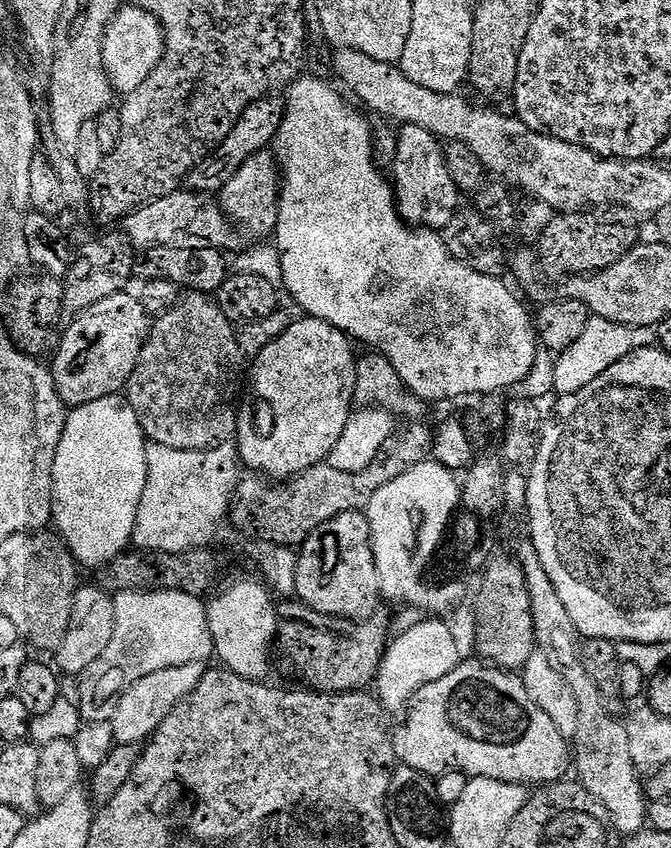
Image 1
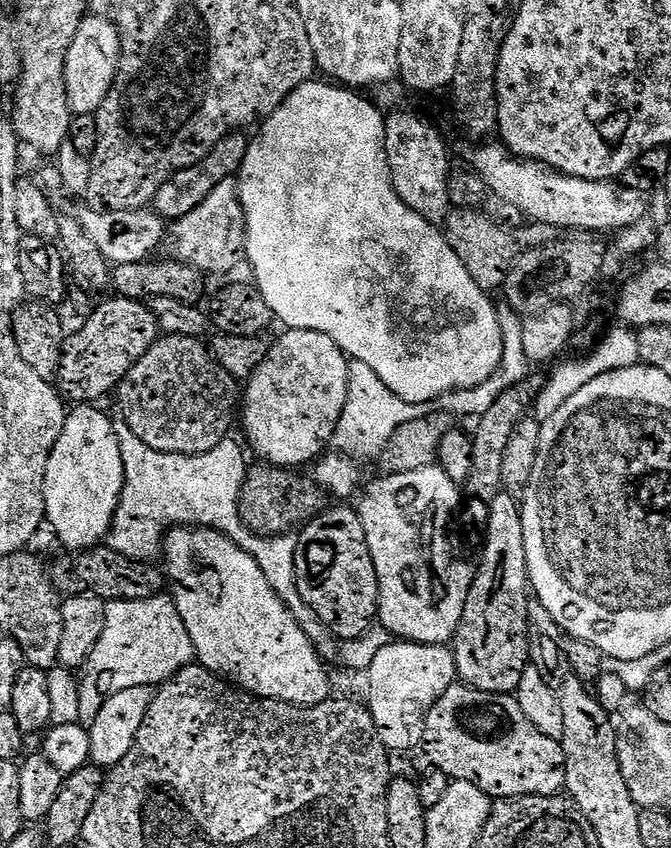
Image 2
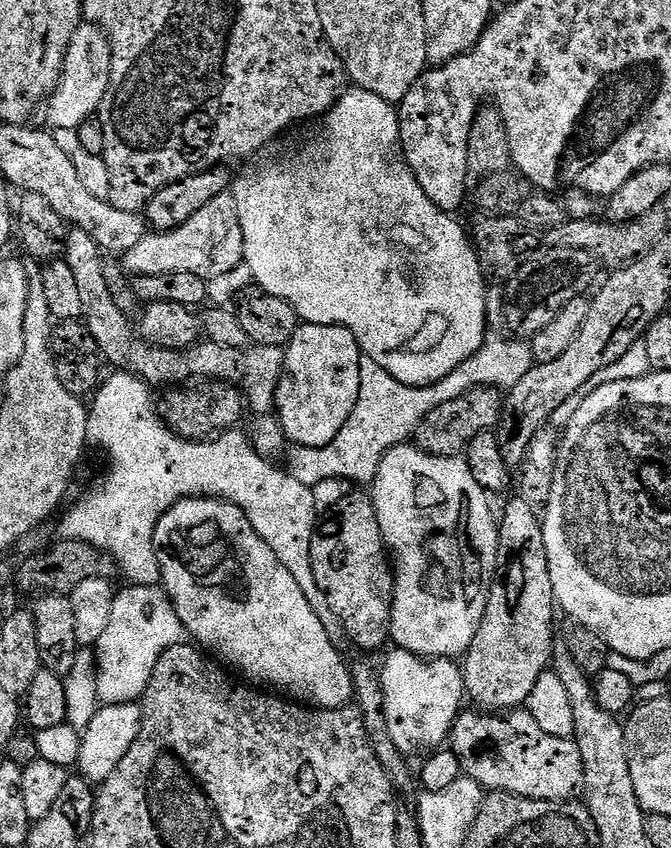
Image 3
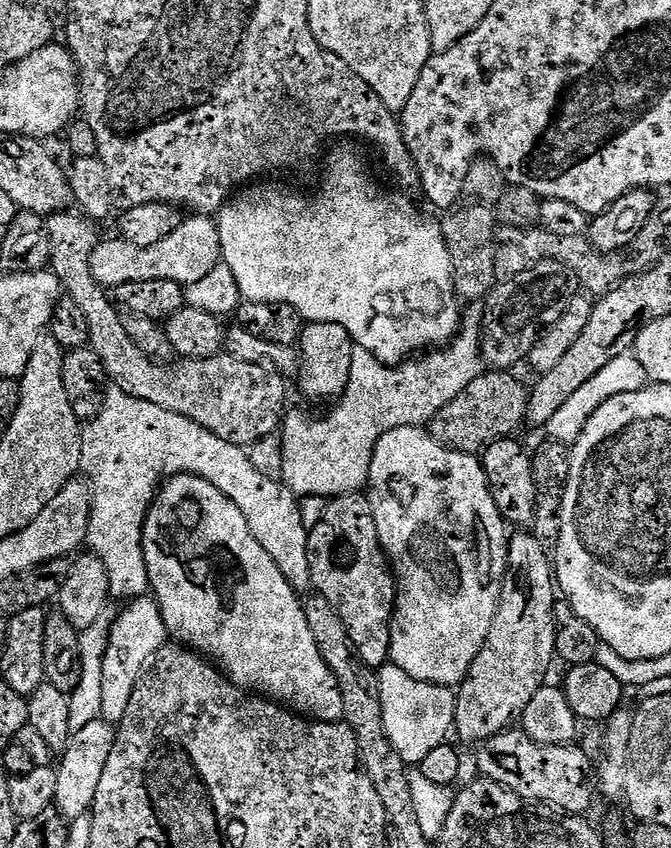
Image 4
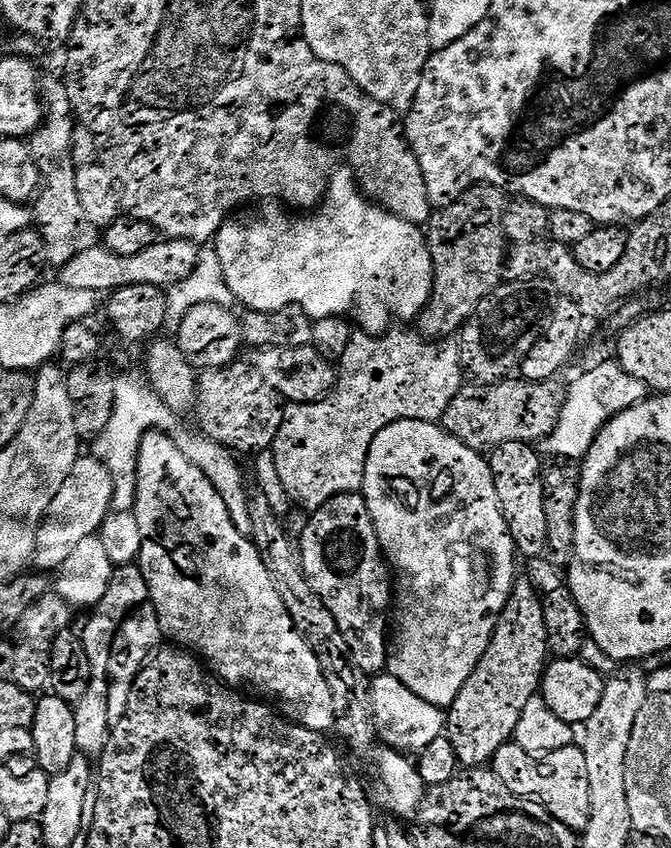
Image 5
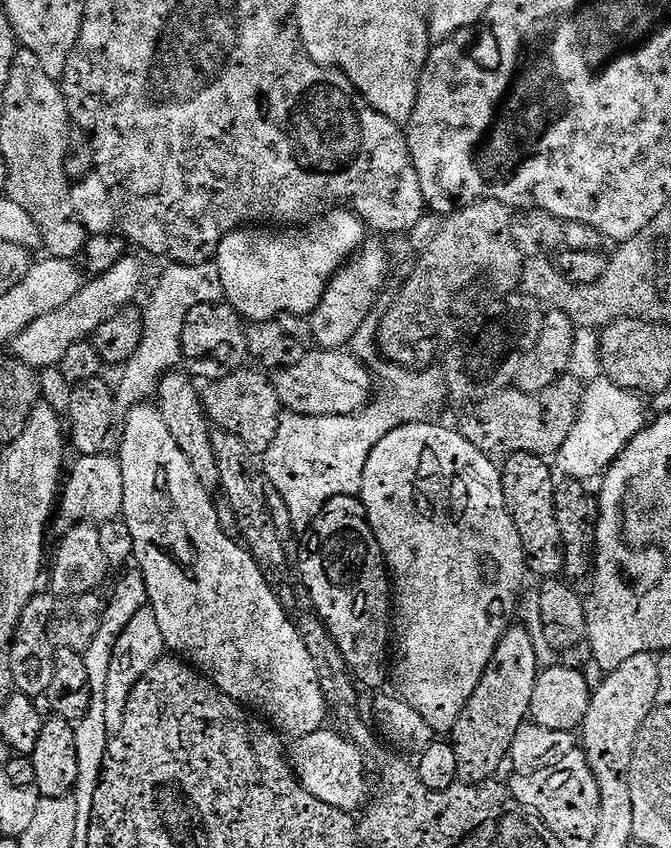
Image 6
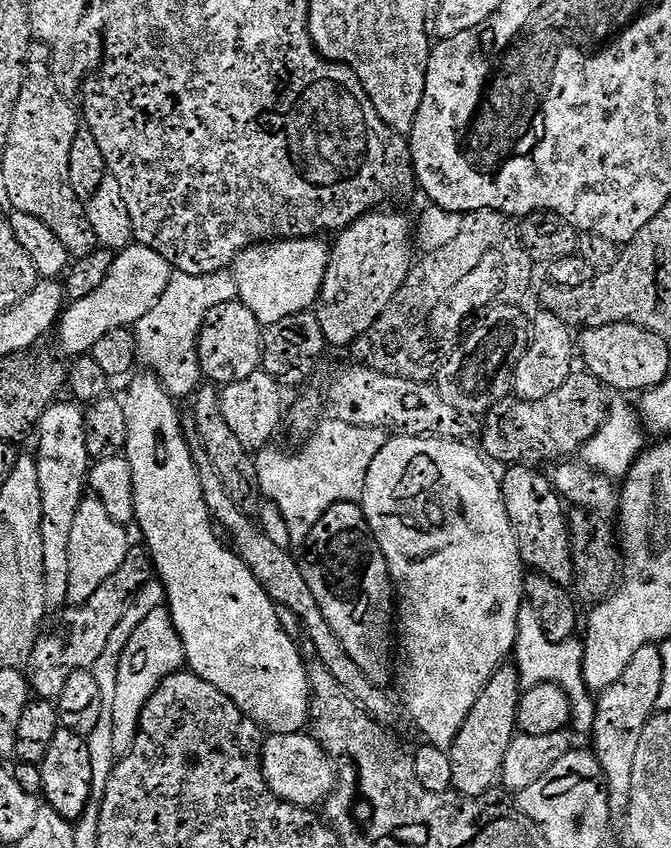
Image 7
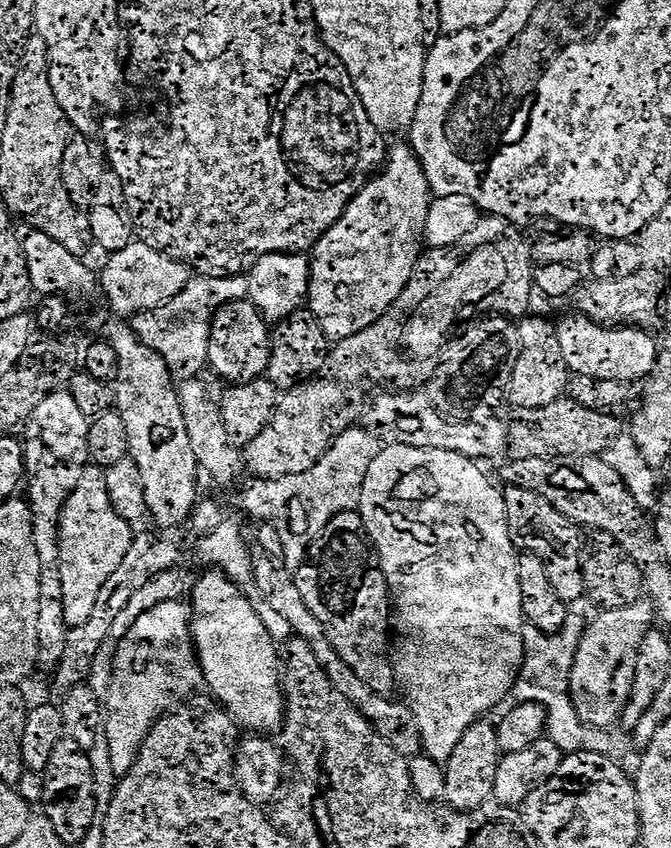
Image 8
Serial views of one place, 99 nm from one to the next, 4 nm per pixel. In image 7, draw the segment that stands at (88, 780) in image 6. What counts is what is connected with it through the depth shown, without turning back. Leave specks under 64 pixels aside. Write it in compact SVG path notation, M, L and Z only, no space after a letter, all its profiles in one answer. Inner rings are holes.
M151 579L146 586L139 589L136 595L132 597L131 603L128 604L127 610L123 612L123 616L117 626L114 626L113 633L108 635L106 648L103 650L92 665L90 671L94 676L101 698L100 718L94 730L86 736L87 750L90 752L90 766L93 767L93 777L91 779L91 798L96 802L102 802L105 797L106 782L109 781L109 776L115 768L115 763L118 759L118 754L114 750L114 701L115 687L118 684L118 662L121 655L124 653L126 643L130 640L130 635L134 634L134 630L138 628L143 618L146 618L151 611L163 607L166 597L164 588L157 579Z

